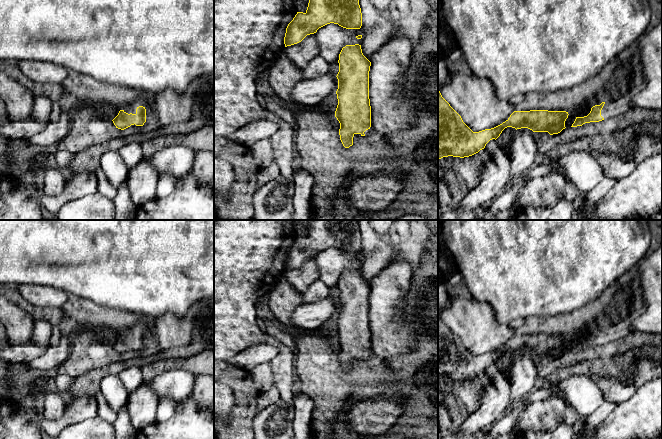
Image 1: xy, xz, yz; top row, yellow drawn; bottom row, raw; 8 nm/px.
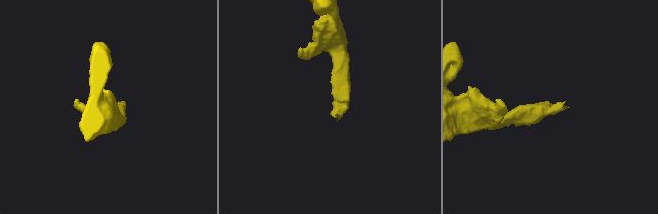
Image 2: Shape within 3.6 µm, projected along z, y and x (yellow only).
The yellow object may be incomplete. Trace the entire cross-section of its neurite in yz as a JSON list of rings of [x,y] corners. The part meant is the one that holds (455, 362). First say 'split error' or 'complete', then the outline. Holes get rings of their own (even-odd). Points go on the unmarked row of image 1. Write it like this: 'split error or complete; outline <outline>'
complete; outline [[[438,313],[438,383],[443,381],[469,381],[484,373],[486,368],[497,363],[507,351],[517,353],[528,352],[533,356],[548,356],[550,359],[558,358],[565,353],[565,345],[568,342],[566,335],[530,334],[514,335],[502,348],[479,356],[473,356],[462,344],[461,340],[442,321]]]

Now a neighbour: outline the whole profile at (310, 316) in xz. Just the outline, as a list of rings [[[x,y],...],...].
[[[326,297],[316,303],[306,303],[291,313],[291,322],[295,328],[315,331],[338,313],[338,303]]]

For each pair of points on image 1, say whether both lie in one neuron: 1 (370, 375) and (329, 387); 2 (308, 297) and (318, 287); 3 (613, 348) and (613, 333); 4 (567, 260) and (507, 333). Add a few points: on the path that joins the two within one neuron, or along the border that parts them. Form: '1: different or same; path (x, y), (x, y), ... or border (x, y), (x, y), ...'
1: same; path (360, 376), (339, 386)
2: same; path (310, 295), (316, 289)
3: different; border (631, 330), (616, 340), (604, 343)
4: different; border (491, 308), (498, 322), (508, 324)

